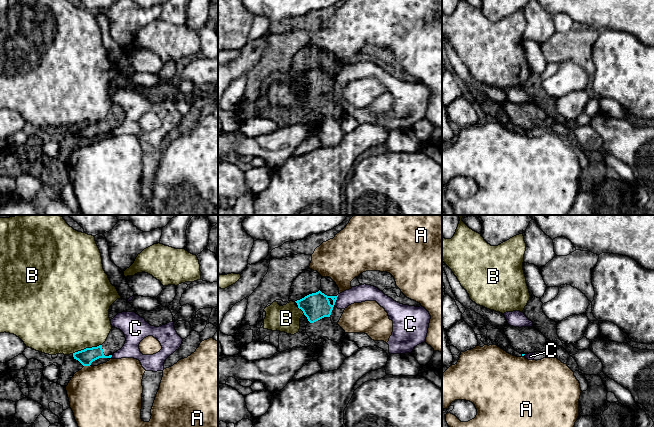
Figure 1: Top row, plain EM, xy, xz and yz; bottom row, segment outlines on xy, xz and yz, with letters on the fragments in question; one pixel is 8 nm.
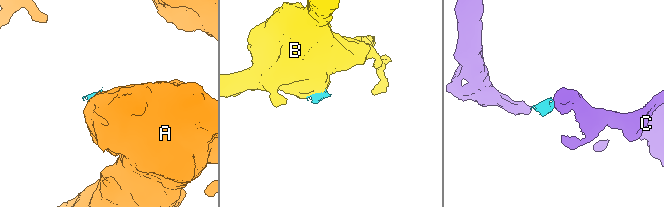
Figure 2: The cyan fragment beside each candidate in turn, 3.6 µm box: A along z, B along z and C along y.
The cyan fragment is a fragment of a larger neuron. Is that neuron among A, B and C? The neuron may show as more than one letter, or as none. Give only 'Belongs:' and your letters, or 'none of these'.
Belongs: none of these

